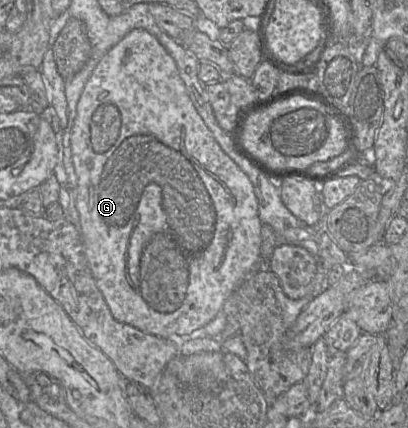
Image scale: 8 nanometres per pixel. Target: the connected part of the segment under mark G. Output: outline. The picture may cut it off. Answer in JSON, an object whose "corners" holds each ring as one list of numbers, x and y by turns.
{"corners":[[147,30,130,31,93,69,77,103,70,149,77,176,75,203,85,255,96,285,117,321,161,338,188,335,213,320,240,283,254,270,259,270,262,222,252,183,215,140,192,103,174,59]]}

